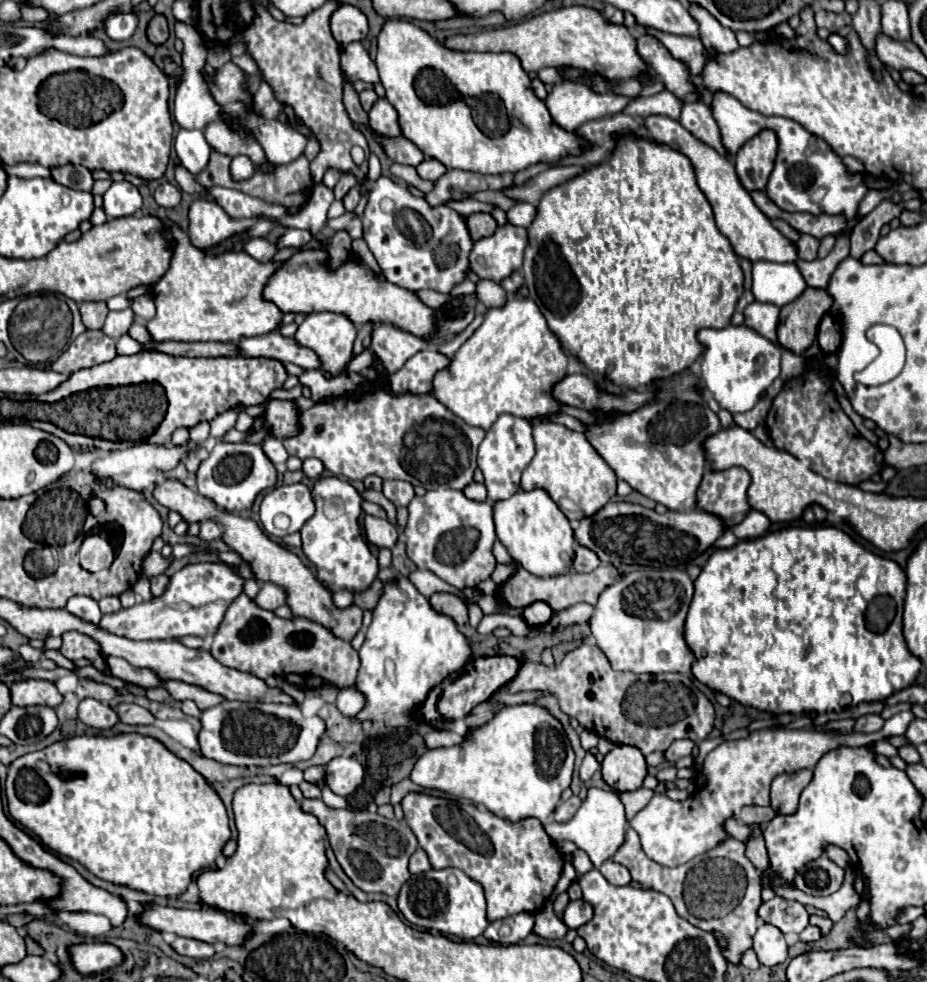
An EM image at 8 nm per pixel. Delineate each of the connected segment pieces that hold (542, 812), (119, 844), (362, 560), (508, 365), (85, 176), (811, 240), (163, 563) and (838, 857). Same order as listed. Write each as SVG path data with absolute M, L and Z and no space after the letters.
M498 702L494 714L482 726L470 728L462 744L452 748L434 748L422 754L410 772L410 778L424 786L442 790L460 798L468 798L476 804L484 804L496 816L502 816L510 822L522 820L526 816L544 818L548 816L560 802L562 790L566 790L572 782L574 772L574 750L570 740L556 716L552 716L540 704L504 704Z
M136 732L116 734L116 736L80 734L80 736L74 736L70 740L58 740L42 750L36 750L36 752L30 752L30 754L16 758L8 766L6 798L8 798L10 816L18 824L22 824L26 830L32 830L51 852L57 855L70 856L72 860L78 860L82 866L86 866L92 874L96 874L102 880L108 880L114 884L124 884L124 886L130 886L134 890L142 890L146 894L156 894L156 896L176 896L176 894L184 892L188 888L188 884L192 882L192 876L196 872L214 866L216 858L222 854L222 846L230 838L226 808L224 808L220 796L214 792L214 788L206 782L206 778L200 772L196 772L186 760L172 754L160 740L156 740L152 736L140 736Z
M326 476L318 478L312 488L316 514L302 526L302 548L304 554L314 562L316 576L330 588L332 592L338 592L342 588L348 588L352 592L364 590L372 584L372 580L378 574L378 562L376 556L372 556L368 542L362 538L360 532L360 516L362 516L362 498L356 492L356 488L342 478Z
M510 298L504 308L486 312L482 326L452 358L452 366L438 372L434 396L470 426L484 430L504 412L530 420L558 410L550 388L566 374L566 364L568 356L538 306L530 298Z
M74 164L52 168L52 178L62 186L84 190L84 192L92 192L92 184L94 184L90 170L84 166L74 166Z
M802 234L802 238L800 238L800 242L796 242L796 246L798 246L798 256L802 258L802 260L814 260L816 258L816 252L818 252L818 240L814 238L814 236L808 236L808 234Z
M150 552L142 564L142 570L146 576L152 578L152 576L160 576L168 568L168 564L170 564L170 560L162 558L160 552Z
M826 846L824 852L826 852L826 856L828 856L832 862L836 862L838 866L842 866L842 868L848 866L848 854L846 854L842 848L838 848L838 846Z

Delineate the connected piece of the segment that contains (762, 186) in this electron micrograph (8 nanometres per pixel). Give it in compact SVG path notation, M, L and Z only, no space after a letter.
M762 130L758 136L748 140L736 154L734 158L736 174L748 192L766 190L768 178L774 168L776 148L778 148L778 142L774 132Z

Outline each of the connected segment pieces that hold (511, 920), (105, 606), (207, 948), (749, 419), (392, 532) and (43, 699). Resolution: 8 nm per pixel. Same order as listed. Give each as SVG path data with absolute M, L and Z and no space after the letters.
M520 912L496 922L490 922L484 930L484 936L496 944L518 944L524 940L534 928L534 914Z
M104 596L98 604L100 604L102 614L110 614L110 612L116 612L118 608L122 608L122 606L120 606L120 600L118 600L116 596Z
M178 938L172 948L182 954L182 956L190 956L190 958L212 958L216 954L212 944L200 942L200 940L192 940L192 938Z
M764 397L752 410L746 413L733 414L736 425L748 430L754 430L757 425L765 422L766 416L771 408L772 401Z
M364 514L364 534L370 544L376 548L394 548L398 540L398 530L392 522Z
M20 680L10 684L12 704L14 706L34 706L44 704L50 708L56 708L62 702L62 694L54 686L54 682L48 680Z

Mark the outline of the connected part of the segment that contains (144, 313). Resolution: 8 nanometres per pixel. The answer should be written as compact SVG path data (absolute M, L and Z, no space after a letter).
M142 294L138 298L132 300L132 310L138 318L144 318L144 320L150 320L154 316L154 302L152 302L152 296L150 294Z

